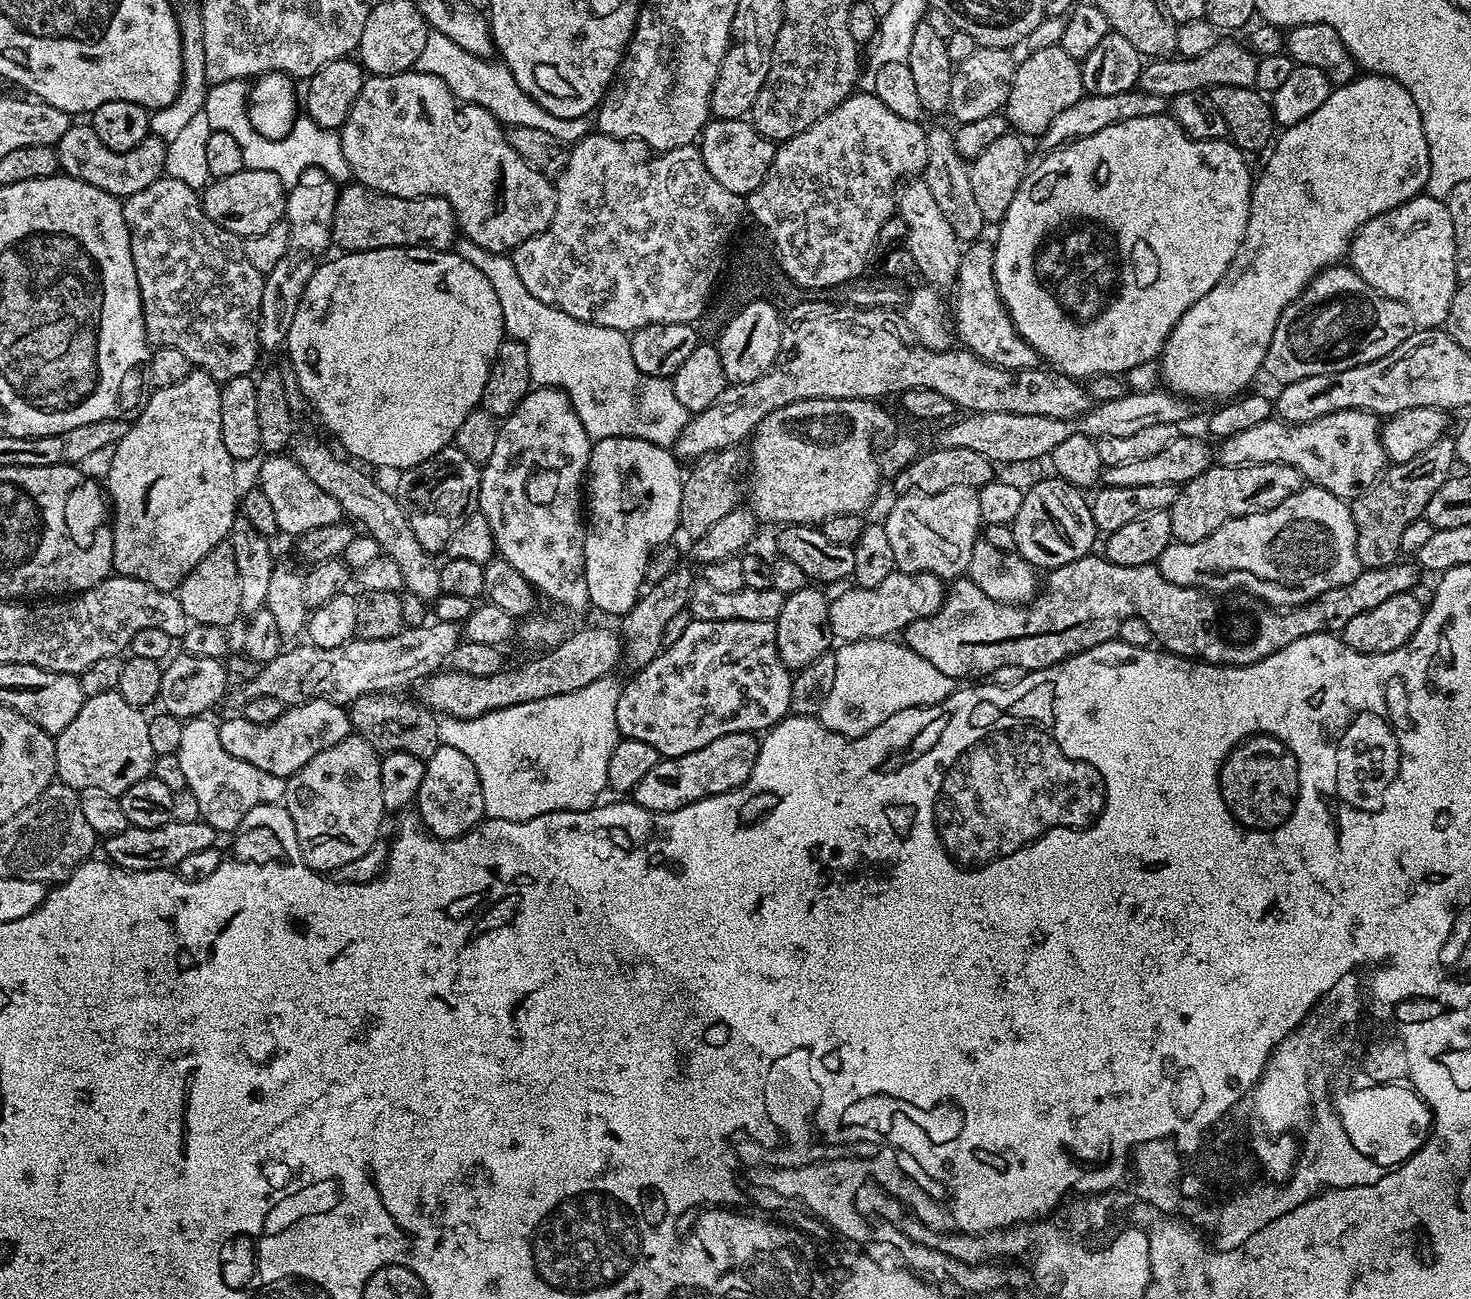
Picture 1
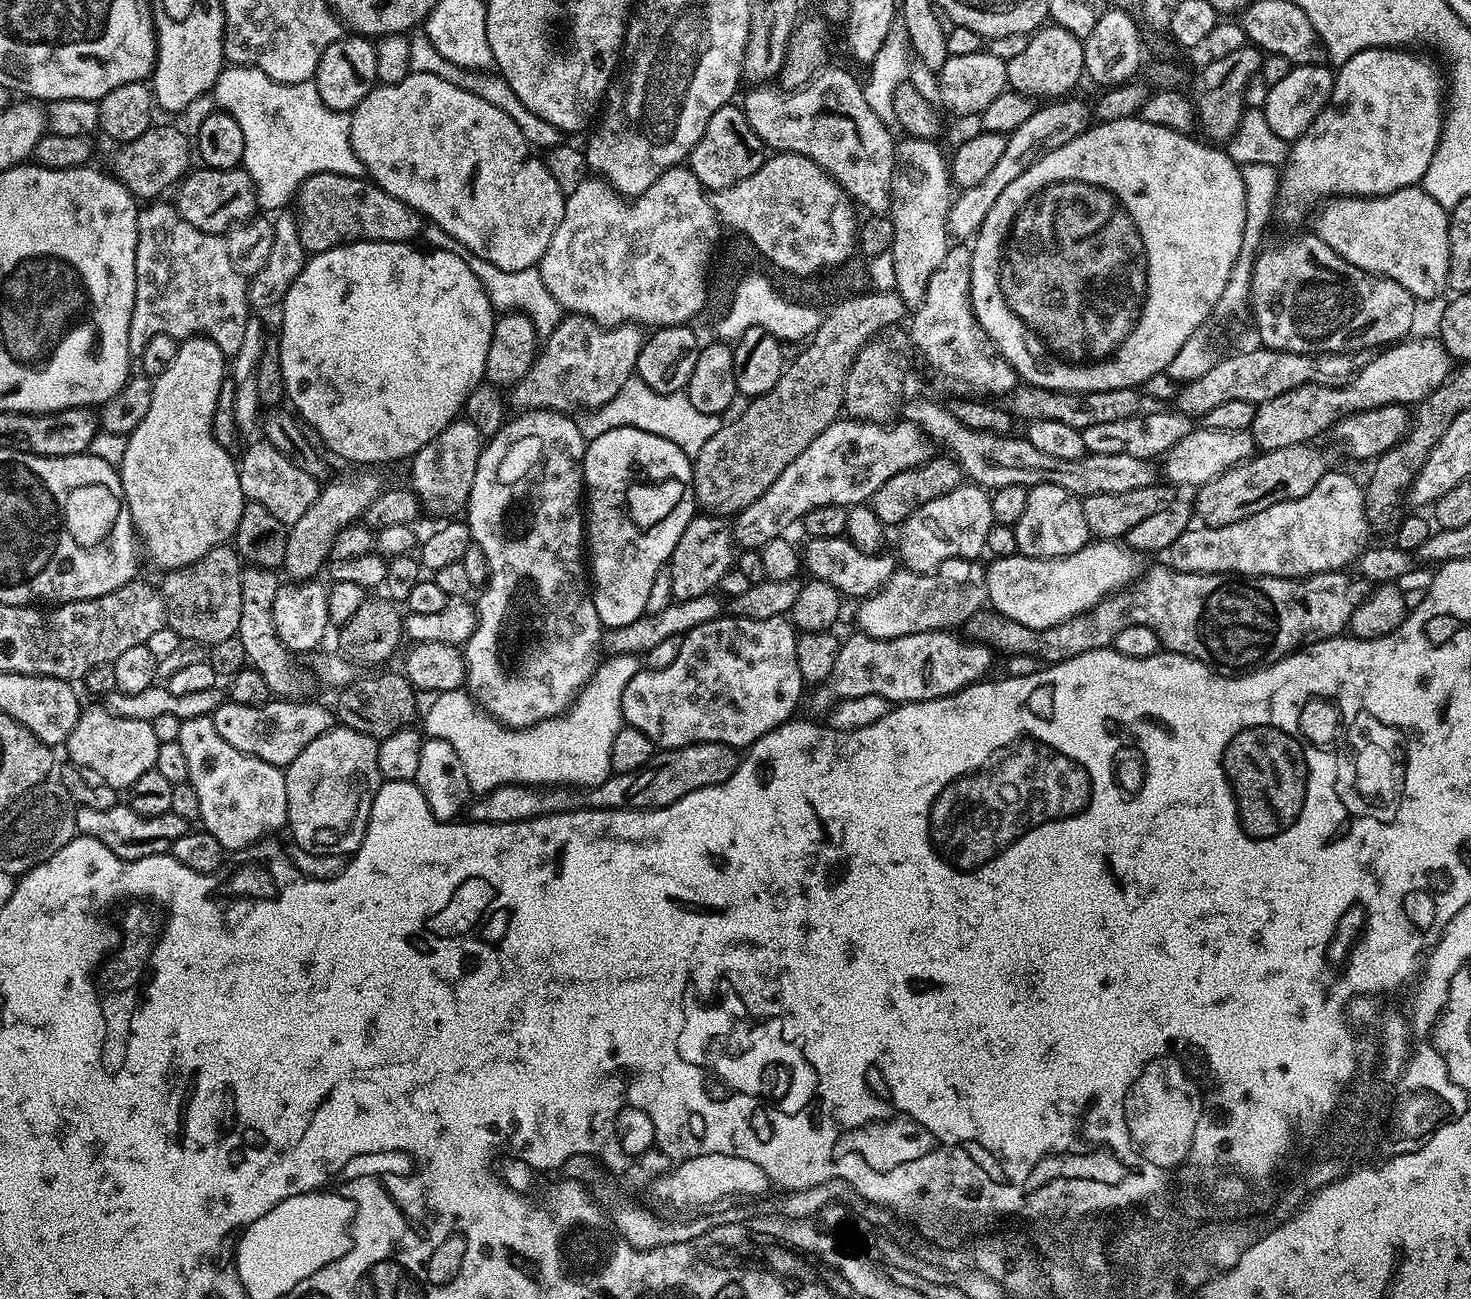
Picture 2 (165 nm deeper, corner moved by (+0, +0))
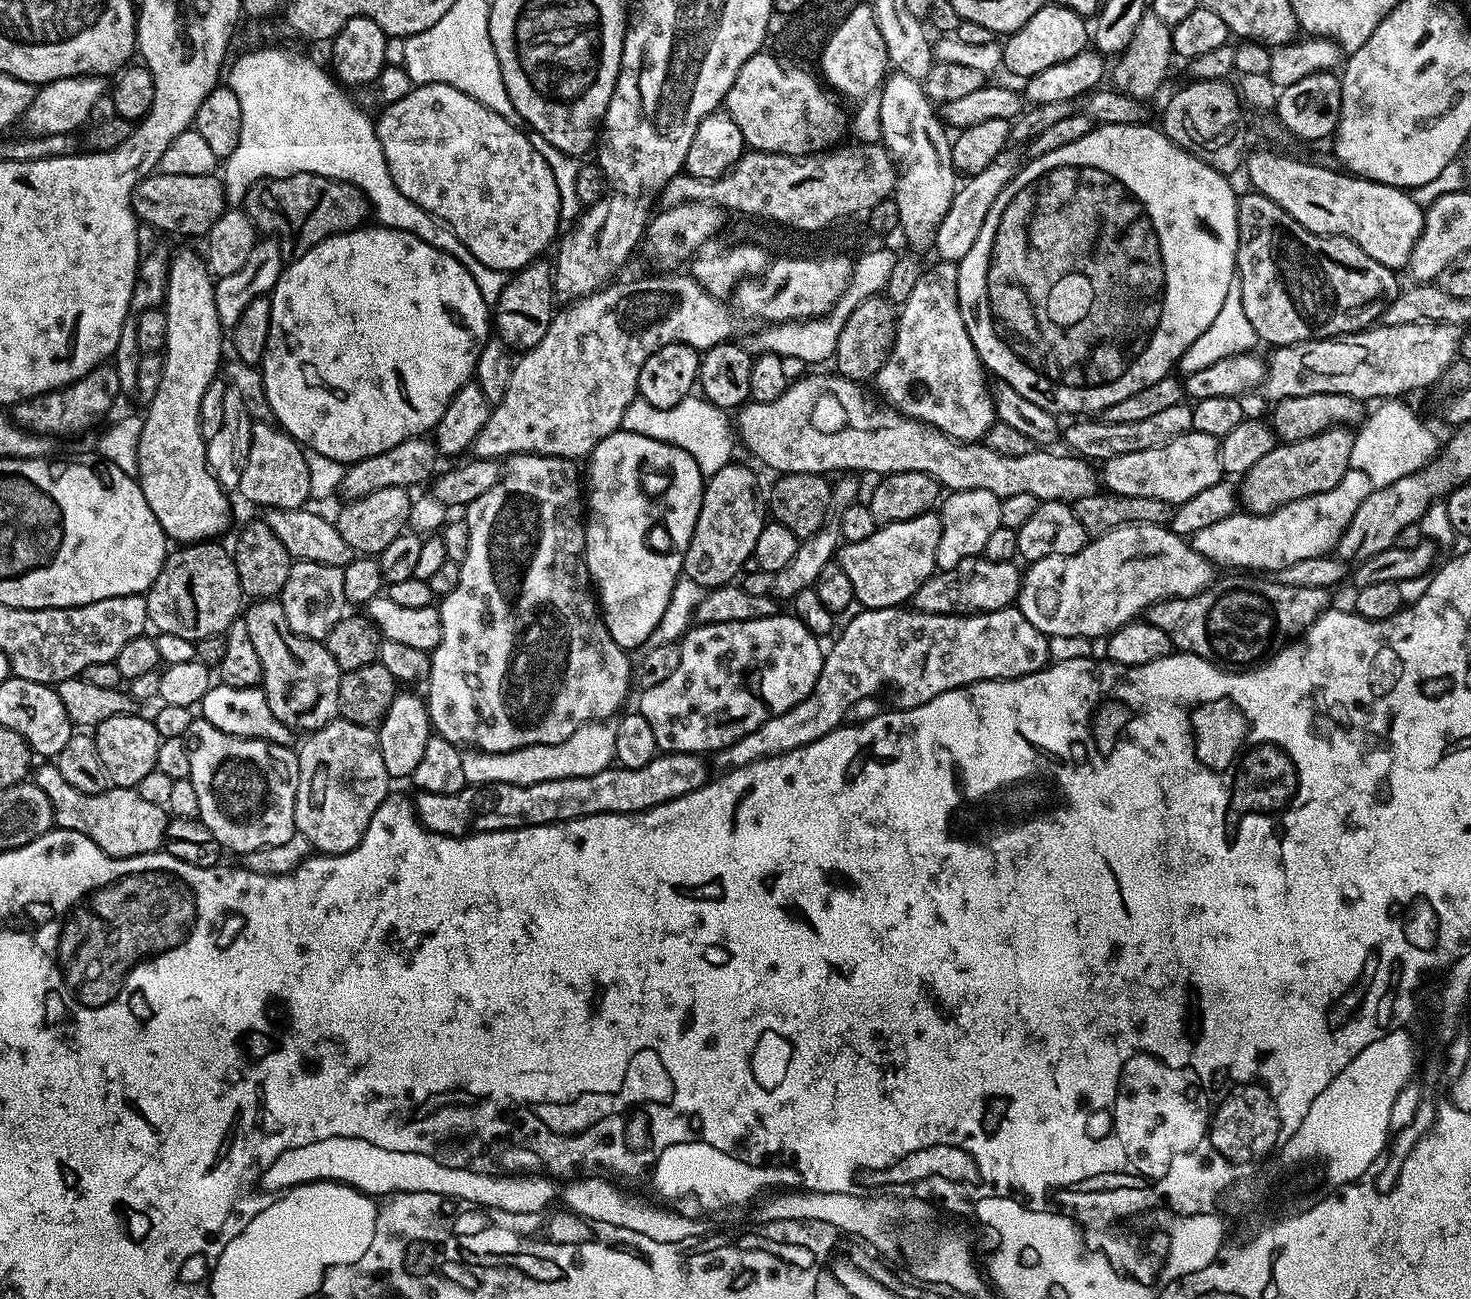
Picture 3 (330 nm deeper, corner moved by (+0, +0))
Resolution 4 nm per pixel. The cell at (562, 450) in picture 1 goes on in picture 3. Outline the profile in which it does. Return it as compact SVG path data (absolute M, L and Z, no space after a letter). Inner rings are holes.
M521 452L507 457L500 481L490 490L486 490L482 498L467 505L466 519L470 526L470 550L466 550L466 558L460 563L458 586L454 586L454 590L450 590L450 594L439 601L442 638L430 653L432 665L426 681L428 719L432 722L435 735L446 738L452 744L467 746L469 749L482 752L509 752L535 744L562 742L570 738L570 734L574 734L574 730L578 730L584 724L615 717L621 711L620 706L628 696L628 687L630 689L633 687L633 661L628 661L629 653L620 648L618 642L610 638L610 630L606 630L604 617L598 607L598 600L590 583L588 567L584 561L586 500L582 495L582 472L581 469L579 472L576 467L573 461L565 460L563 456L534 456L530 452Z

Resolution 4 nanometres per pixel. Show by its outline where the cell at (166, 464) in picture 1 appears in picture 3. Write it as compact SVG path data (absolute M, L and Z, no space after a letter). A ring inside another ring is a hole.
M182 250L171 257L166 303L163 305L166 314L166 347L162 353L162 382L158 382L158 390L143 413L144 425L141 440L138 442L136 476L142 494L150 510L154 510L154 518L158 518L158 526L162 526L165 536L180 546L208 542L219 537L216 535L227 530L228 519L232 516L232 508L228 505L229 493L208 468L208 446L200 432L202 398L205 397L206 388L212 380L217 379L221 371L220 347L223 344L225 347L226 344L225 337L224 340L220 337L222 327L215 305L213 285L214 280L208 271L208 265L198 252Z

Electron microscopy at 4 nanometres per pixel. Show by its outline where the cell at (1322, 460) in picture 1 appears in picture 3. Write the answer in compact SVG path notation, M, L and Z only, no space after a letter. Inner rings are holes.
M1195 431L1182 434L1157 448L1118 454L1102 464L1102 484L1107 491L1123 496L1158 498L1173 506L1194 498L1194 494L1206 490L1206 486L1214 486L1214 482L1220 479L1219 439Z

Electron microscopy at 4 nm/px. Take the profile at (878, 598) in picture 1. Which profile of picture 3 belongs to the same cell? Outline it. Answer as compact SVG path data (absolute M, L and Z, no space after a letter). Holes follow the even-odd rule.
M983 555L971 556L958 566L954 566L945 572L937 571L929 580L922 582L918 590L913 594L910 604L918 612L926 614L946 614L947 616L972 616L975 612L993 612L1002 610L1017 603L1020 594L1020 582L1022 579L1021 569L1011 560L1006 562L990 562Z

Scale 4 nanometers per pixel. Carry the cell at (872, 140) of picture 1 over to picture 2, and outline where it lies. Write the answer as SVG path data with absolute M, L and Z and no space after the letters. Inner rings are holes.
M796 153L769 155L750 178L742 178L742 182L734 182L734 186L712 192L710 201L719 223L725 229L741 232L773 264L771 267L781 272L793 272L795 276L820 274L843 264L858 248L858 215L853 201L814 161Z

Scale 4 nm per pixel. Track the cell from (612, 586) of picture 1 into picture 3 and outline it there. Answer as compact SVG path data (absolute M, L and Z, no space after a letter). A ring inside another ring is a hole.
M623 430L610 434L602 442L594 446L594 450L587 457L586 468L586 523L584 526L584 561L588 567L588 575L594 585L595 595L598 597L598 607L604 617L606 630L610 630L610 638L618 642L618 646L625 650L632 648L643 649L647 645L650 634L654 634L654 626L662 619L666 610L666 602L670 602L670 594L674 590L677 580L684 570L684 555L690 546L690 538L694 534L694 526L698 522L698 510L702 506L702 494L706 477L700 473L696 459L686 450L673 444L658 442L654 438L646 438L642 434L625 432Z

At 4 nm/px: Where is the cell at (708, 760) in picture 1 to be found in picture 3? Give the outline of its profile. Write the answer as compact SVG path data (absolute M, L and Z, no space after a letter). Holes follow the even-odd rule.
M666 752L658 754L646 766L637 768L621 768L613 766L602 770L598 774L590 774L586 778L554 778L550 782L534 782L533 784L511 784L510 782L498 782L497 784L473 784L458 790L458 794L430 794L429 792L417 791L414 796L416 805L416 817L420 819L422 827L429 832L437 832L443 836L471 836L474 832L501 832L502 830L514 830L515 828L525 828L526 826L538 826L539 824L557 824L560 820L577 820L579 816L593 816L594 814L606 814L607 812L645 812L647 808L653 808L659 804L665 804L671 800L682 798L694 790L698 790L702 785L709 783L708 764L703 755L698 752Z

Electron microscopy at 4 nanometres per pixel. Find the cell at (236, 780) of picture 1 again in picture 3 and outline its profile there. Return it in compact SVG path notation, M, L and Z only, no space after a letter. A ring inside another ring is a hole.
M203 718L192 719L186 739L190 750L190 774L188 779L194 782L194 791L198 794L198 810L200 811L198 818L207 826L210 834L214 834L214 838L220 843L221 849L228 851L229 848L230 851L237 852L237 854L253 852L262 846L279 846L281 842L286 842L297 832L294 810L296 809L296 795L298 794L298 755L289 745L272 744L269 740L255 740L254 738L242 738L234 734L226 734L215 728L209 720Z

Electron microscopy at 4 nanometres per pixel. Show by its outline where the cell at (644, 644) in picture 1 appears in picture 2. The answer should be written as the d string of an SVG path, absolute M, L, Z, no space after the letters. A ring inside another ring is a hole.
M697 514L686 530L682 530L682 538L678 538L678 546L674 546L674 554L666 565L672 579L672 595L676 600L690 600L711 593L720 579L734 568L738 541L733 525L724 520L727 519L720 514Z

